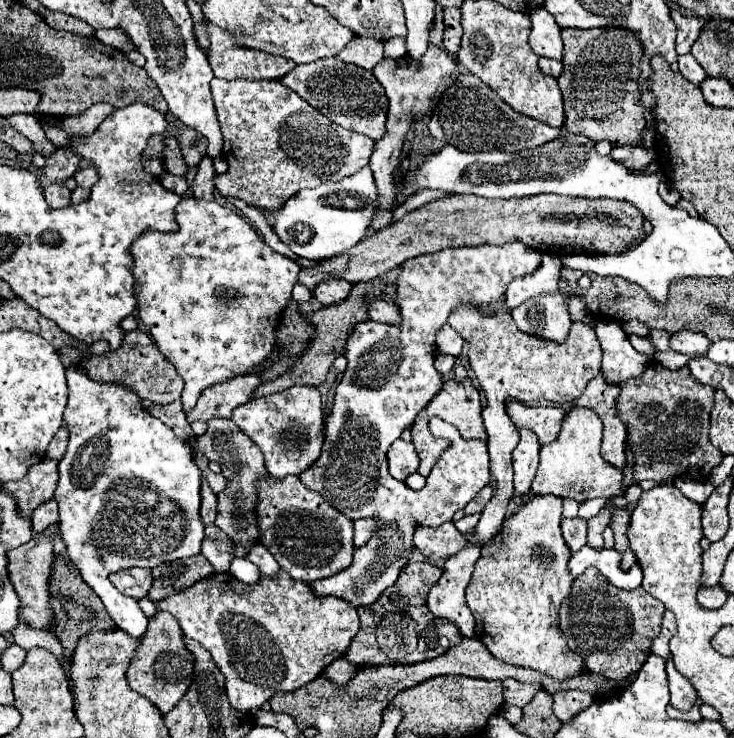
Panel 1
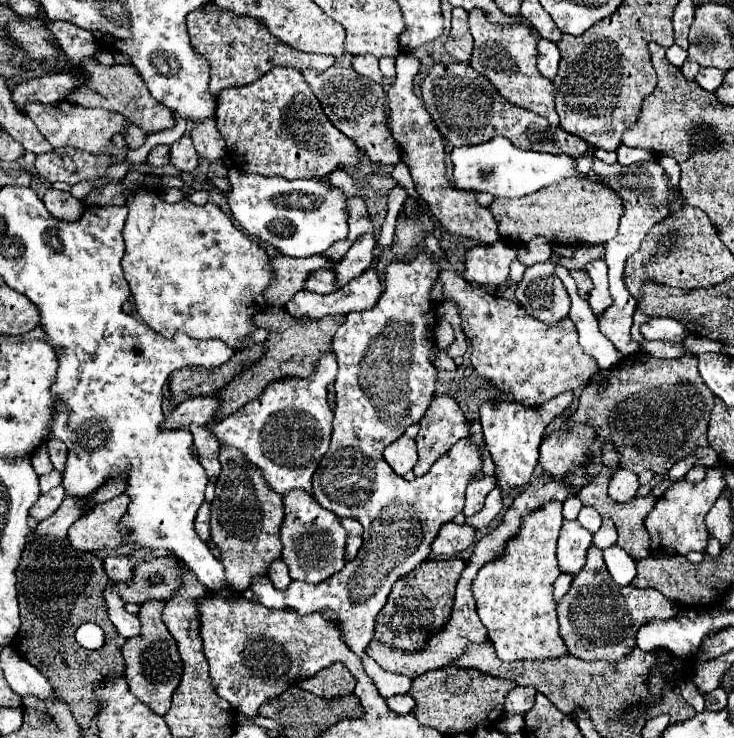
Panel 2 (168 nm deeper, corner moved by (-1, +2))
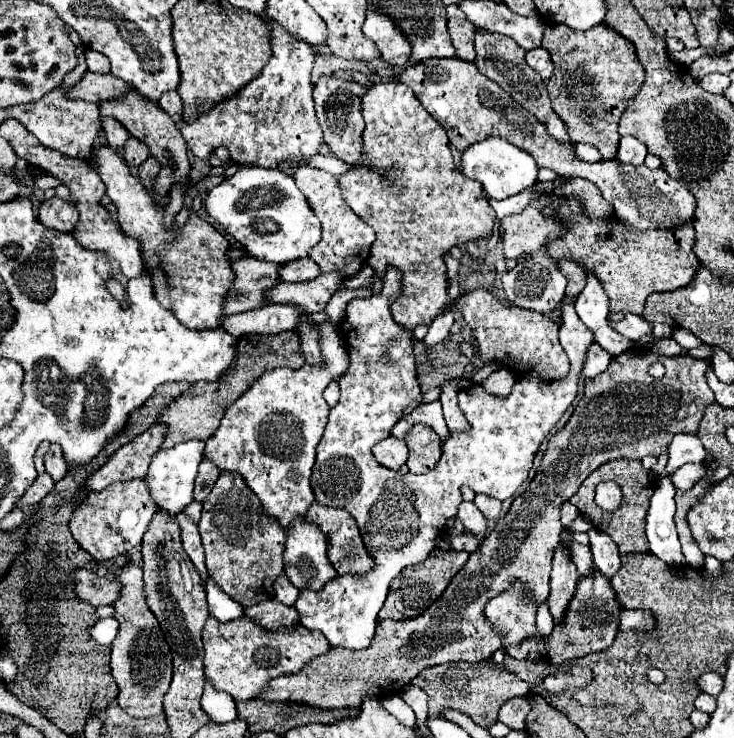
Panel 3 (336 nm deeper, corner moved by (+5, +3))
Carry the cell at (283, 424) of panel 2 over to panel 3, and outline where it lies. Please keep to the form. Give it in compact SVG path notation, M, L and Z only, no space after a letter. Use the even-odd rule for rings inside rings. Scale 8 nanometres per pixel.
M330 321L318 323L316 327L320 333L322 363L318 363L318 367L304 365L300 369L278 367L266 371L226 409L220 427L206 441L204 449L204 455L214 461L218 469L240 473L246 485L258 495L264 511L276 517L284 529L288 529L296 515L304 515L310 503L314 503L310 473L330 411L322 391L330 381L340 377L348 363L338 327ZM280 447L284 447L284 451L276 451Z

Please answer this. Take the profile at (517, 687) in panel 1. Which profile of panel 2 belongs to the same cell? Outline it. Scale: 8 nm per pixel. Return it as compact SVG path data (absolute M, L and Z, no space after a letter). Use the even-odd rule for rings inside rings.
M516 686L516 688L508 694L508 700L506 700L504 708L506 708L506 712L510 712L510 714L526 714L526 712L534 706L534 696L536 696L536 690L534 690L534 688Z

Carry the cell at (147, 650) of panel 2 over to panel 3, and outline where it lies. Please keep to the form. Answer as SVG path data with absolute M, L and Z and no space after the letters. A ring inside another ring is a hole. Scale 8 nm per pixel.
M128 565L120 571L118 579L124 589L120 599L114 603L116 619L120 621L120 633L112 641L112 675L118 683L118 705L130 717L156 717L162 713L162 697L172 681L172 653L164 639L164 633L146 605L142 567Z

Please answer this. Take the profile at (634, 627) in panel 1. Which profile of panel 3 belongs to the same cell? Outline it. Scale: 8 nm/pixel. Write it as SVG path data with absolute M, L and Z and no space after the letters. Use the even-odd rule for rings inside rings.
M596 569L594 575L582 577L574 591L574 599L570 599L570 607L566 607L566 619L562 623L556 623L552 633L546 637L550 663L564 663L568 659L608 649L620 631L620 611L620 601L616 599L608 577L604 577Z

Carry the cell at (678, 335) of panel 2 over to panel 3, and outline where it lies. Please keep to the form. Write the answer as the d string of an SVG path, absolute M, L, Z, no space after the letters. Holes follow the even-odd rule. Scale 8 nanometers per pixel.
M610 313L608 323L630 341L638 341L646 335L652 335L652 325L644 317L634 313Z

